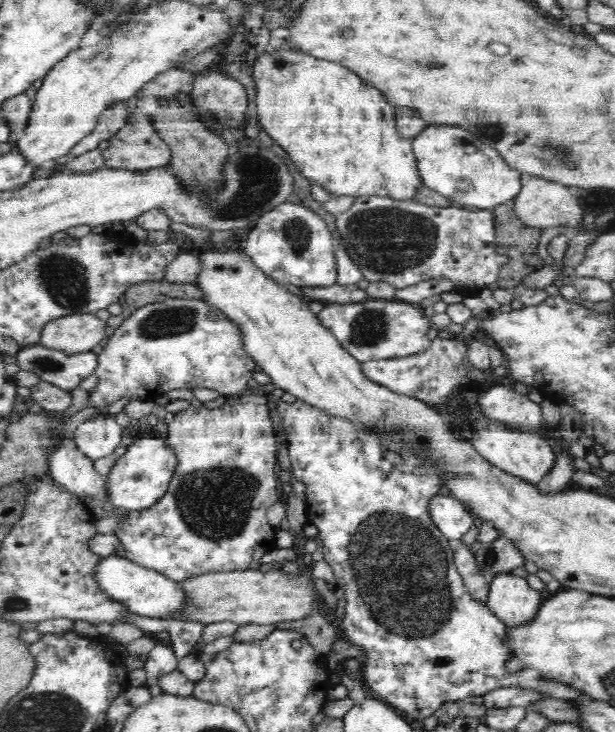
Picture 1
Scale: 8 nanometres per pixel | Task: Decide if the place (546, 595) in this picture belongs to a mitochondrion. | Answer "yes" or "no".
no

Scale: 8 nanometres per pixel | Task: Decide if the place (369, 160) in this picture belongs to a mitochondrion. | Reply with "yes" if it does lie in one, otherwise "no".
no

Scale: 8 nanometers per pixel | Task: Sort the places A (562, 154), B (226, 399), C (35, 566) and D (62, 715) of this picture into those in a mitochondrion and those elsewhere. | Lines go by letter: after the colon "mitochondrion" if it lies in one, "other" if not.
A: mitochondrion
B: other
C: other
D: mitochondrion

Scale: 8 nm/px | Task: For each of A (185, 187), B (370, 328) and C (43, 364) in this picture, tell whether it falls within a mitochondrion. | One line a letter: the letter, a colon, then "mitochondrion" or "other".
A: other
B: mitochondrion
C: mitochondrion

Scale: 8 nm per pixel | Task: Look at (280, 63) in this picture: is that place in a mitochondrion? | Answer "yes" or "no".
yes

